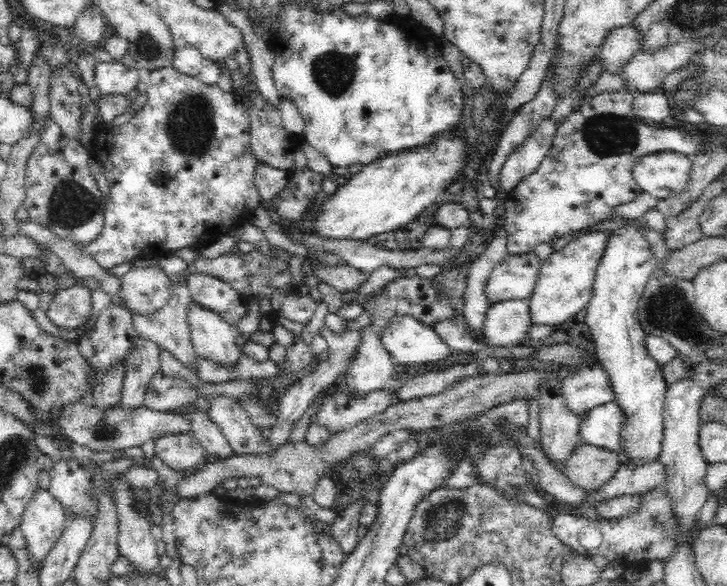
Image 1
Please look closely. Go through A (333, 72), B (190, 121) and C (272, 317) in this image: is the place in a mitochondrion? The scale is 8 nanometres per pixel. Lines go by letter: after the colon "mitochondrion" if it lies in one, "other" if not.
A: mitochondrion
B: mitochondrion
C: other

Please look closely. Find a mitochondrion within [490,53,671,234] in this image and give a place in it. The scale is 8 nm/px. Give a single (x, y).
(606, 134)

